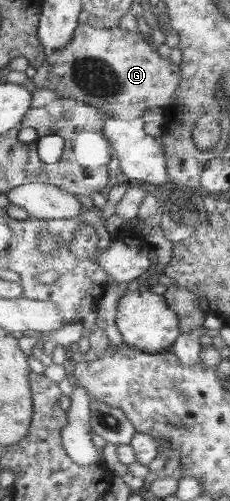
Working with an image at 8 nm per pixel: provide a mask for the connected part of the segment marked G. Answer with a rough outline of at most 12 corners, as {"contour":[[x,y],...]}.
{"contour":[[80,24],[31,82],[132,121],[182,81],[138,31]]}

